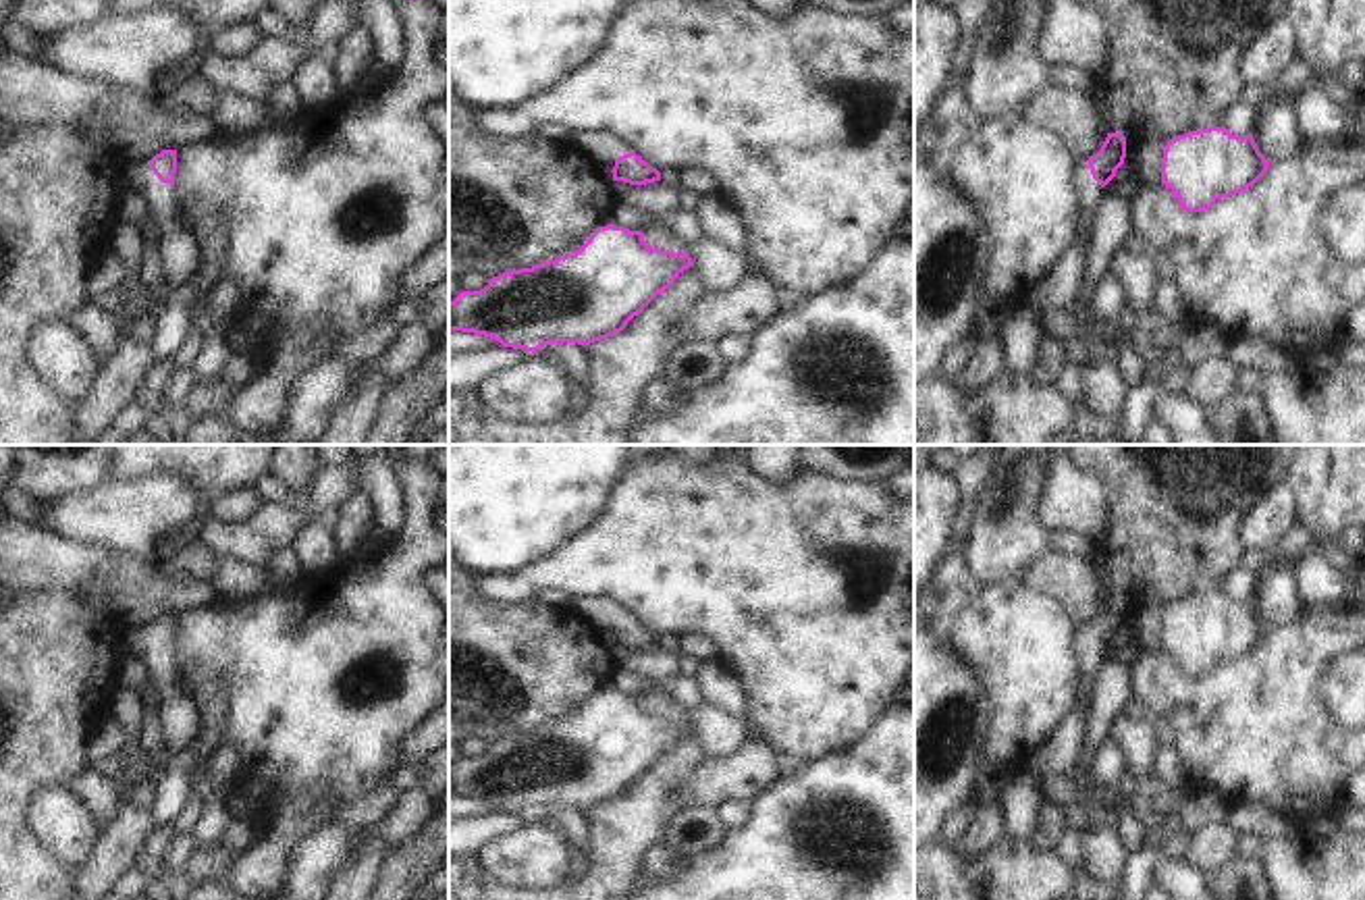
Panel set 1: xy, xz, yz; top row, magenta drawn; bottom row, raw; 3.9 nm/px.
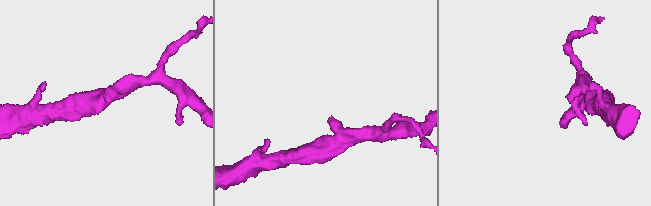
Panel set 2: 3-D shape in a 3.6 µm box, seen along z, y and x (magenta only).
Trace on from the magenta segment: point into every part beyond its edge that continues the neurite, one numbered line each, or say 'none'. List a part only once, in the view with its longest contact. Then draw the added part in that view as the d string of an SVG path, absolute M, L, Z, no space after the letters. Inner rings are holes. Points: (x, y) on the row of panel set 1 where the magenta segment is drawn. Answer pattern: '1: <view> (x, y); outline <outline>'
1: xy (181, 256); outline M150 160L127 164L123 179L127 191L141 195L160 224L160 260L170 289L185 289L202 268L204 254L199 237L181 222L172 185L154 175Z

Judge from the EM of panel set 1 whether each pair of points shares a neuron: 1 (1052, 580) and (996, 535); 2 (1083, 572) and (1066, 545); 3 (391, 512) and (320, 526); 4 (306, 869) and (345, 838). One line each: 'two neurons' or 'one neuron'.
1: two neurons
2: two neurons
3: two neurons
4: one neuron

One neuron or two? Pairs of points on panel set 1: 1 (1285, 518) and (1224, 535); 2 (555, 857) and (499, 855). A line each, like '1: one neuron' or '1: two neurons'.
1: two neurons
2: one neuron

